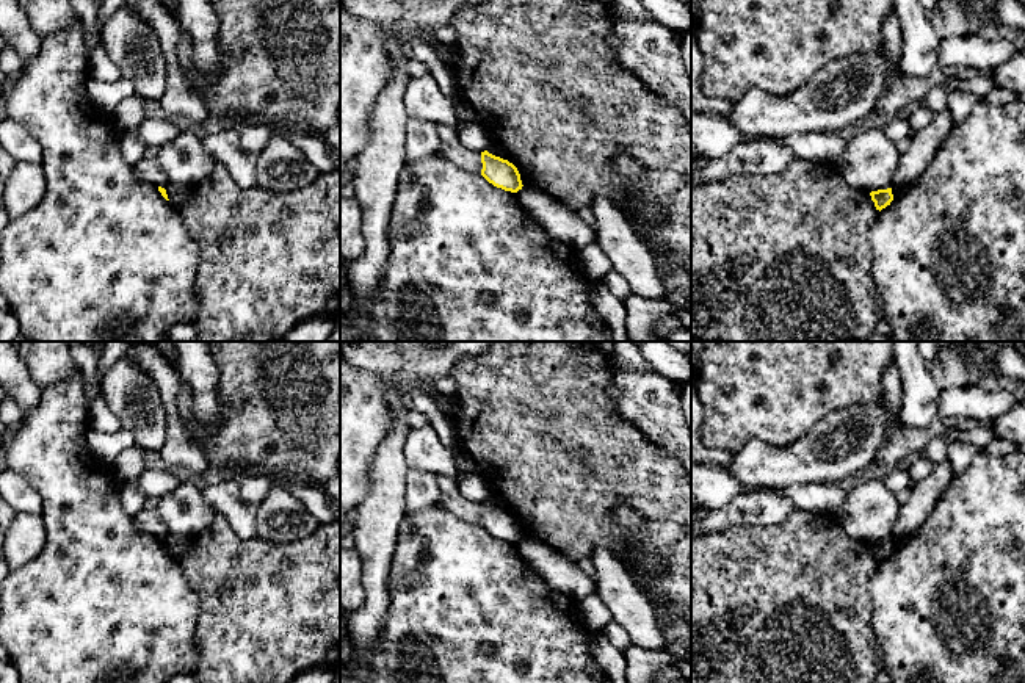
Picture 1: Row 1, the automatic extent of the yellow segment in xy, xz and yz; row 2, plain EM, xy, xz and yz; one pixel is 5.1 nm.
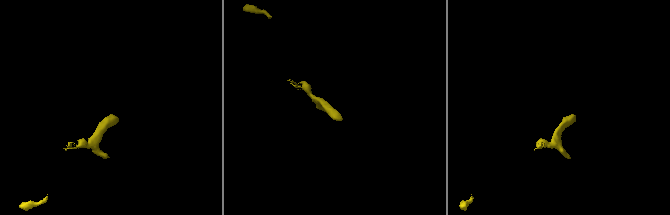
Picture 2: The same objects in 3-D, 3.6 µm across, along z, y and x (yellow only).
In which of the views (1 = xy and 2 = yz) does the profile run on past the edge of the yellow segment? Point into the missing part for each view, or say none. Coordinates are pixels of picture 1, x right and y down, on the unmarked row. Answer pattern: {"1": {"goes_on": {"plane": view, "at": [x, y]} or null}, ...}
{"1": {"goes_on": null}, "2": {"goes_on": null}}

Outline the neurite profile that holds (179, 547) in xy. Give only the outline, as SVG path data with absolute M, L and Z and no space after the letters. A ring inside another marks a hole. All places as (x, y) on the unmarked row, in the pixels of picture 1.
M168 536L165 540L176 559L183 558L191 550L191 537Z

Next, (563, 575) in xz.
M522 537L516 547L522 559L552 591L567 595L575 602L597 594L596 580L588 576L575 561L555 548L531 537Z

